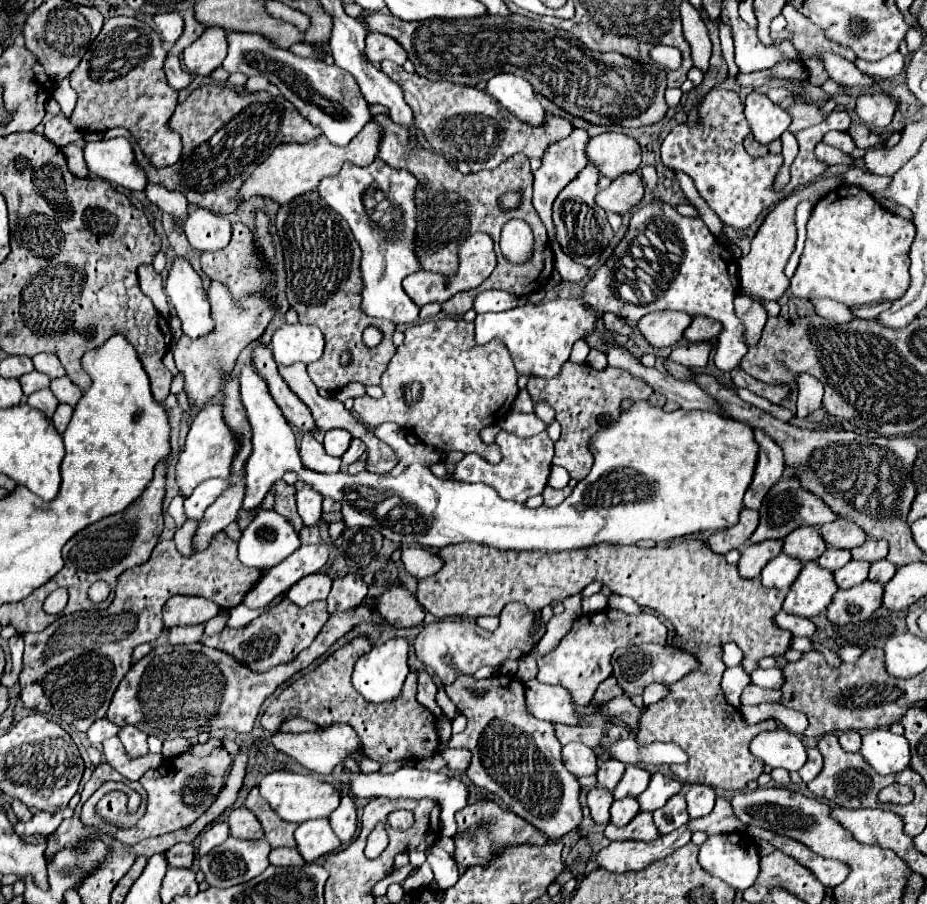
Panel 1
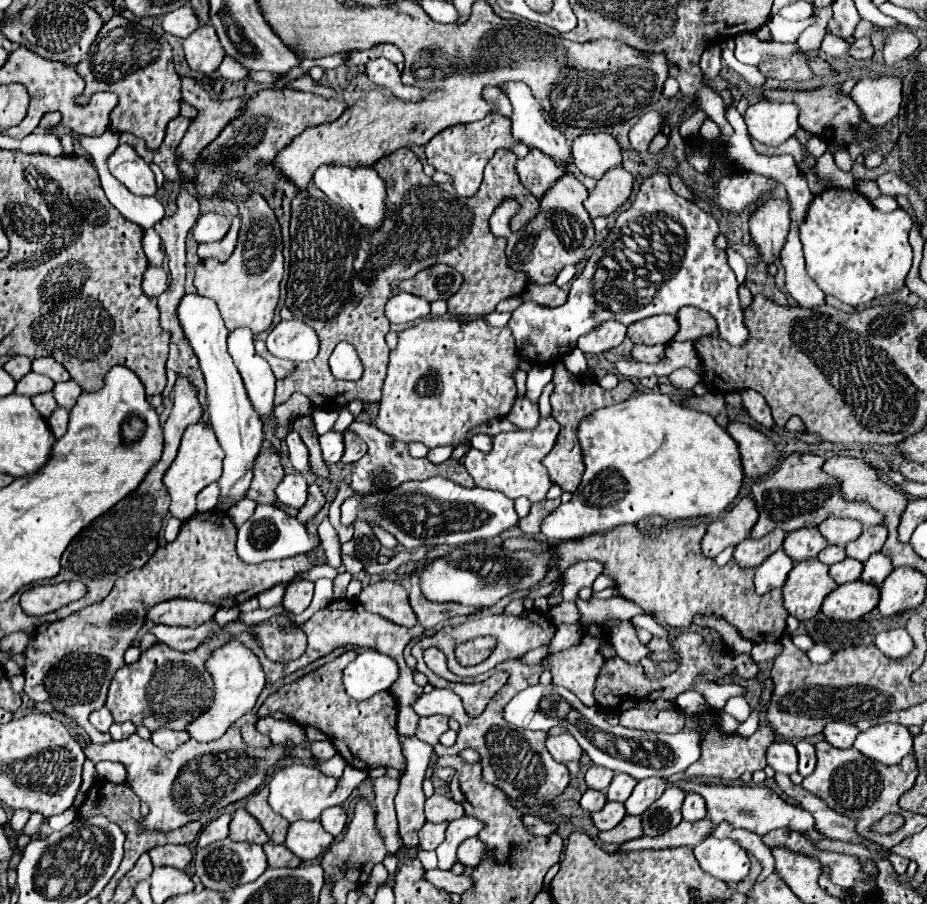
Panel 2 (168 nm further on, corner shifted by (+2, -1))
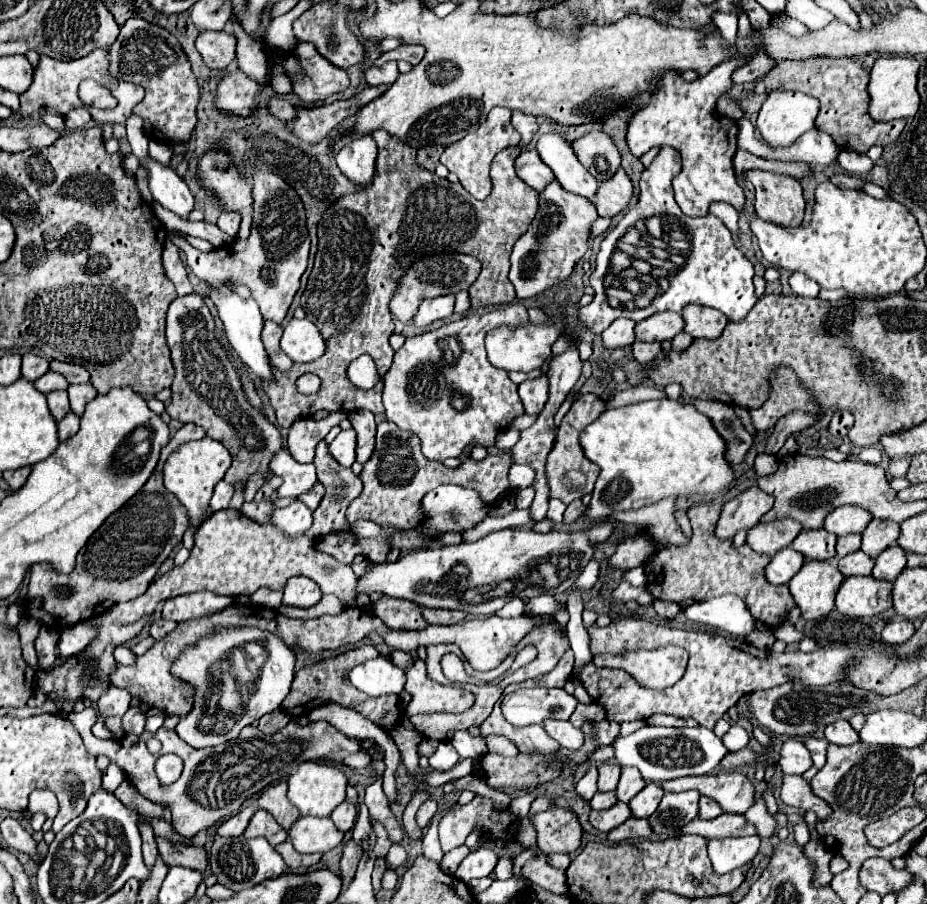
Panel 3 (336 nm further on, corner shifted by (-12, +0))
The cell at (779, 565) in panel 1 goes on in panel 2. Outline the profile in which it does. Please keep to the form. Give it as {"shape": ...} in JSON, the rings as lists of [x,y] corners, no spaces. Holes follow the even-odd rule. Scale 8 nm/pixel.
{"shape":[[[779,549],[777,553],[769,555],[755,573],[755,591],[759,595],[765,595],[767,591],[775,587],[783,587],[789,571],[793,569],[793,561]]]}

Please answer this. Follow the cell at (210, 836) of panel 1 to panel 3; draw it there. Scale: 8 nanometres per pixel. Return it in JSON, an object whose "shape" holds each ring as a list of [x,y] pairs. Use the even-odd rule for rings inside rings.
{"shape":[[[247,804],[245,808],[241,808],[235,816],[231,816],[227,822],[223,822],[217,828],[217,836],[241,836],[253,814],[255,814],[255,806]]]}

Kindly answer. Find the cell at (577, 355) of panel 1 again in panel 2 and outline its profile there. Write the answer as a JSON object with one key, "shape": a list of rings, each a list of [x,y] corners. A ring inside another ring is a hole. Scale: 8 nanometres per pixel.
{"shape":[[[603,321],[601,325],[597,325],[597,329],[593,329],[593,333],[587,333],[585,337],[581,337],[581,341],[577,341],[577,347],[583,353],[609,351],[621,345],[621,341],[625,339],[625,329],[627,327],[617,321]]]}

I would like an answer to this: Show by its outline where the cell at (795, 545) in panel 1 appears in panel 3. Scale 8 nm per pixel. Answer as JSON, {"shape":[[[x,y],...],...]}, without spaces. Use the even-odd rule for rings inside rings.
{"shape":[[[801,530],[799,536],[791,542],[791,548],[801,552],[805,560],[829,560],[835,556],[837,536],[821,530]]]}

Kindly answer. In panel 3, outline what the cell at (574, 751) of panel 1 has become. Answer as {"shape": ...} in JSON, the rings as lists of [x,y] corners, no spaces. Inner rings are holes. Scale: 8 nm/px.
{"shape":[[[547,720],[547,724],[543,726],[547,730],[547,734],[551,738],[555,738],[563,748],[575,752],[583,746],[585,738],[583,738],[583,732],[575,726],[571,726],[569,722],[563,722],[563,720]]]}

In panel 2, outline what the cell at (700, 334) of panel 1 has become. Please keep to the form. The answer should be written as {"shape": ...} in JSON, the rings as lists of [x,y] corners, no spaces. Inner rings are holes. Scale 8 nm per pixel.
{"shape":[[[693,307],[679,309],[677,323],[679,323],[679,331],[673,337],[675,341],[695,341],[705,335],[713,335],[717,331],[717,323],[713,321],[713,317],[709,317],[709,313],[701,313],[701,309],[693,309]]]}

